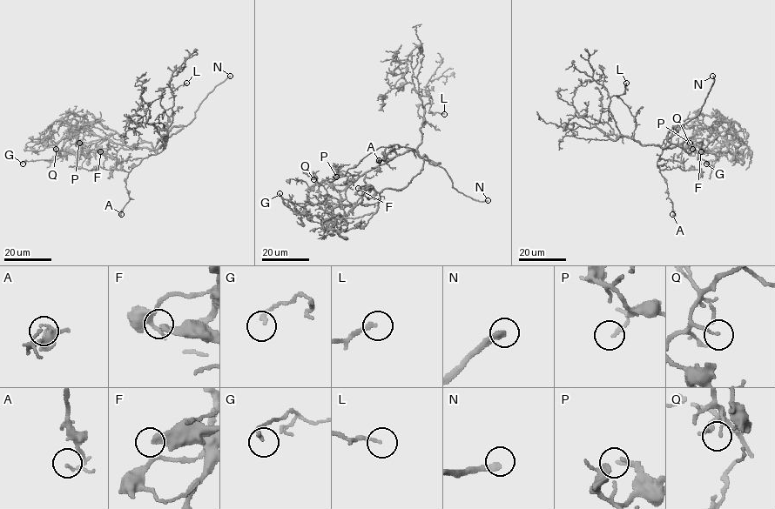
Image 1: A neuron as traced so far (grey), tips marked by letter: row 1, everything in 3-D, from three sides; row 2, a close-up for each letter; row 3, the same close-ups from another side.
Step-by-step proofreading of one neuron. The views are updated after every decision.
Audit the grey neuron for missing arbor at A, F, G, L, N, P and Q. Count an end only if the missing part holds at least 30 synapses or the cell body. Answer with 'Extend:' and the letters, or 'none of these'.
Extend: F, L, N

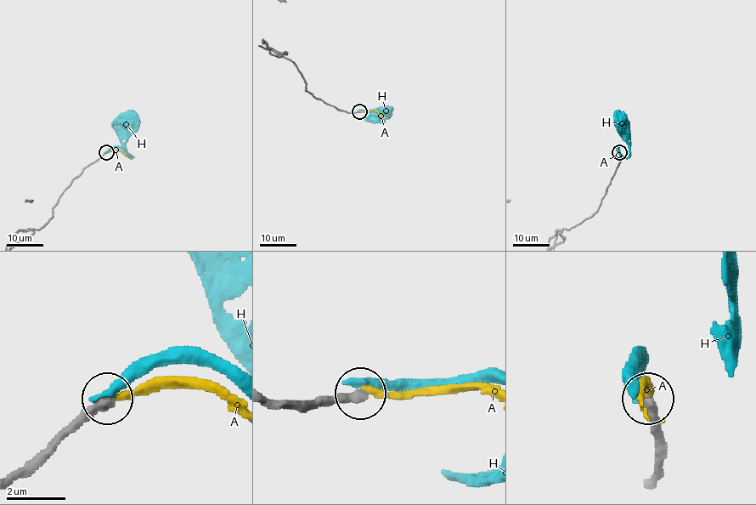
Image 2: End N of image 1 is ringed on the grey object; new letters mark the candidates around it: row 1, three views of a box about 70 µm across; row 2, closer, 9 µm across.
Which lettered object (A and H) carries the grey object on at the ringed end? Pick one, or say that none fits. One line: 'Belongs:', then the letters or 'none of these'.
Belongs: none of these

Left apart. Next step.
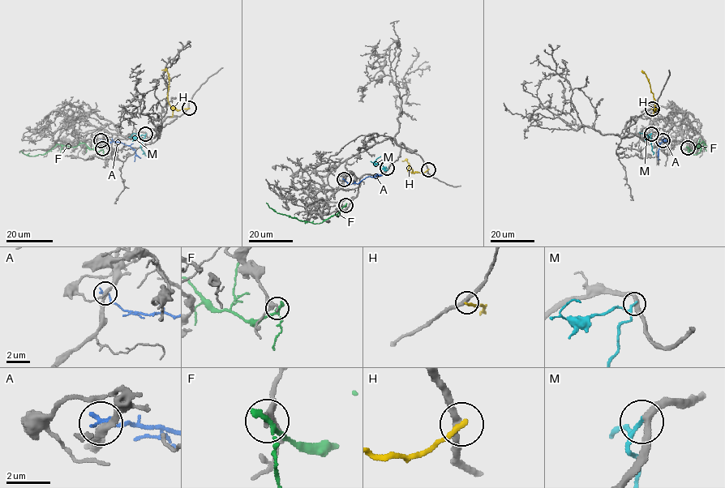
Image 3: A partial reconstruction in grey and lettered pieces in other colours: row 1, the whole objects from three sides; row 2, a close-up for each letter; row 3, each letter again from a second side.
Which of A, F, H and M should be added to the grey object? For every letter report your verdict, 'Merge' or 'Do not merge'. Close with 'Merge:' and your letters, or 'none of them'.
A: Do not merge
F: Do not merge
H: Do not merge
M: Merge
Merge: M

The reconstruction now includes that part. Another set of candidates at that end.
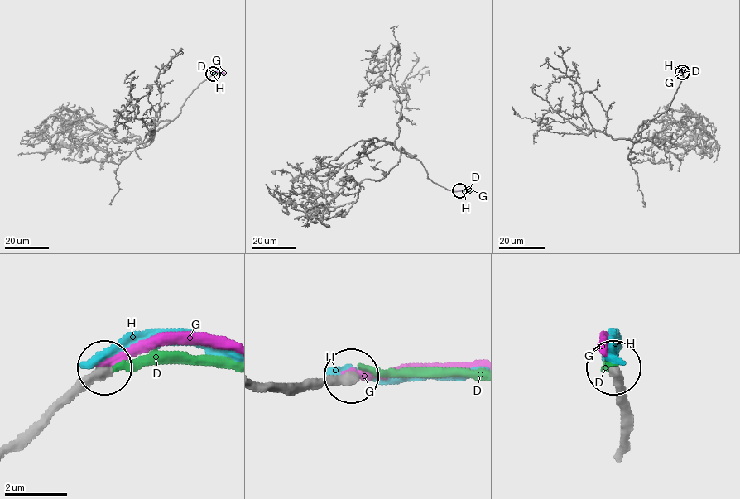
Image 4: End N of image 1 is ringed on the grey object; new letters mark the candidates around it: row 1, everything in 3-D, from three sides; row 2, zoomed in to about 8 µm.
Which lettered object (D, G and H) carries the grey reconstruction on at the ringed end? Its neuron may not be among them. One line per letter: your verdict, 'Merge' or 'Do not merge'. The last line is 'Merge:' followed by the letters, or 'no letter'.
D: Do not merge
G: Merge
H: Do not merge
Merge: G

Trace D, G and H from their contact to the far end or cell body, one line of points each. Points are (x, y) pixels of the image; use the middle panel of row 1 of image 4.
D: (460, 190), (470, 191)
G: (459, 190), (473, 191)
H: (459, 190), (471, 192)

